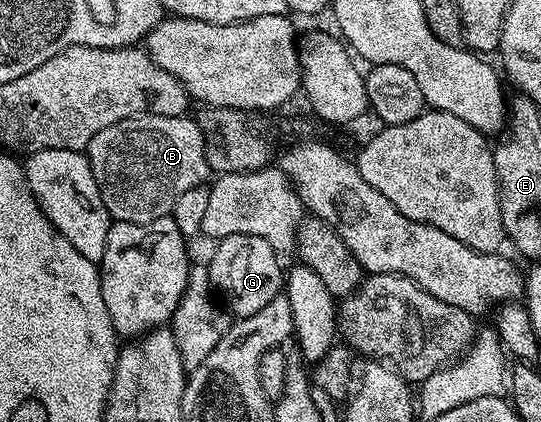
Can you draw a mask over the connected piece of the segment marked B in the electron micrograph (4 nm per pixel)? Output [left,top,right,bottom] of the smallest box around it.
[86,113,210,223]

